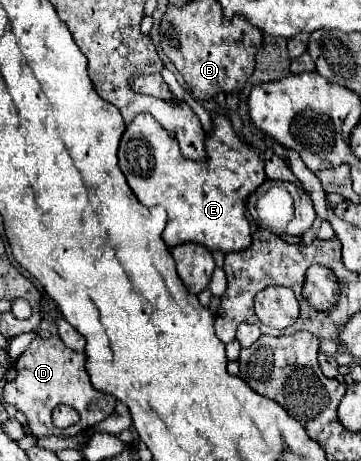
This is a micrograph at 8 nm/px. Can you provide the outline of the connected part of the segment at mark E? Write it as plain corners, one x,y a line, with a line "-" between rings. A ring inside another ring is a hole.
149,114
137,116
125,130
119,146
119,168
125,174
129,188
133,194
139,198
143,206
155,206
161,204
167,214
167,226
163,232
163,240
169,248
185,244
185,242
199,242
205,244
209,250
221,250
221,252
239,252
251,244
251,226
249,220
245,218
245,198
255,192
263,180
265,180
265,170
263,170
263,158
261,152
243,144
237,134
233,132
229,120
221,114
213,114
215,130
213,134
207,136
207,152
209,160
205,162
193,162
181,156
177,142
161,124
153,120

